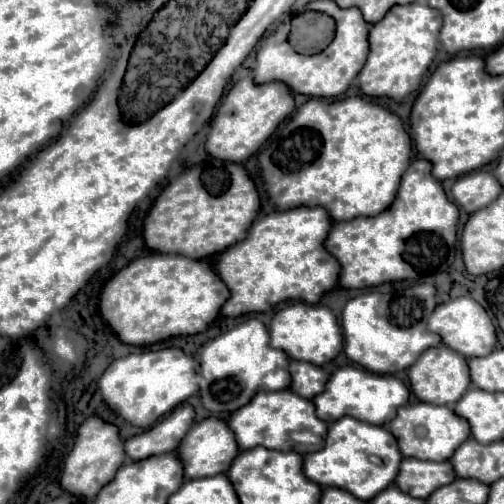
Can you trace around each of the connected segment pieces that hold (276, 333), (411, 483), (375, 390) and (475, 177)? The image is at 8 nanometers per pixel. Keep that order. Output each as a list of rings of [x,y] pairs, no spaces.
[[[293,303],[281,309],[271,325],[271,345],[275,349],[283,349],[291,359],[297,361],[311,361],[313,365],[325,365],[337,357],[343,347],[343,335],[337,325],[337,319],[329,307],[323,305],[307,305],[307,303]]]
[[[407,457],[401,461],[401,469],[395,479],[395,485],[403,489],[403,493],[411,493],[413,497],[427,499],[435,489],[449,485],[455,479],[457,475],[449,461],[435,463],[435,461]]]
[[[347,365],[335,371],[331,375],[331,381],[327,383],[327,389],[313,399],[317,407],[317,417],[325,423],[349,415],[359,421],[367,421],[371,425],[385,425],[385,421],[391,423],[397,415],[397,409],[401,405],[407,405],[407,401],[409,401],[409,389],[401,379],[397,379],[395,375],[377,375],[355,365]]]
[[[473,171],[463,175],[455,181],[451,195],[455,205],[463,207],[467,213],[475,213],[483,207],[487,207],[499,193],[503,191],[503,185],[495,179],[489,171]]]

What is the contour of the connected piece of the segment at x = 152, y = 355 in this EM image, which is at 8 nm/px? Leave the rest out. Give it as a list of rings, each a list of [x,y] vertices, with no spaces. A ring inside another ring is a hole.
[[[150,345],[133,346],[143,350],[141,353],[131,353],[127,357],[115,359],[101,375],[99,389],[113,411],[117,411],[131,425],[147,429],[199,391],[199,361],[177,347],[153,351],[149,348]]]

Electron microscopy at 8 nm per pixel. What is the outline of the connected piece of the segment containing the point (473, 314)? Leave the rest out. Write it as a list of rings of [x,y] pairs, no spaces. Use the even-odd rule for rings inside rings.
[[[457,297],[447,303],[441,303],[439,309],[431,315],[429,329],[443,337],[443,343],[465,357],[483,357],[489,355],[497,343],[497,331],[489,313],[471,297]]]

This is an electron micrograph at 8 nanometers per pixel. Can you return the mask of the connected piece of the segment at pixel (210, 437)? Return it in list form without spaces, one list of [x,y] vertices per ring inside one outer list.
[[[207,417],[207,419],[195,423],[189,429],[187,437],[179,445],[179,457],[185,463],[185,477],[187,479],[211,477],[211,475],[219,475],[223,471],[229,471],[237,453],[239,453],[239,445],[235,441],[233,431],[229,429],[229,425],[223,419],[217,419],[217,417]]]

